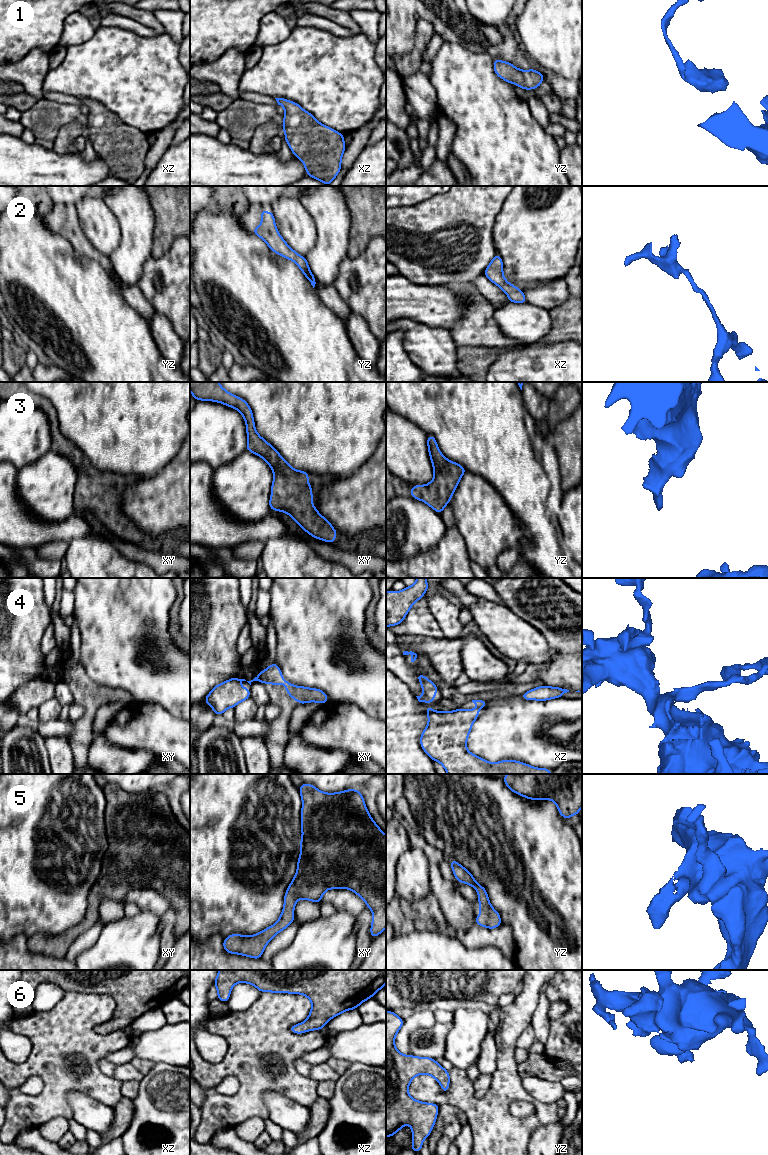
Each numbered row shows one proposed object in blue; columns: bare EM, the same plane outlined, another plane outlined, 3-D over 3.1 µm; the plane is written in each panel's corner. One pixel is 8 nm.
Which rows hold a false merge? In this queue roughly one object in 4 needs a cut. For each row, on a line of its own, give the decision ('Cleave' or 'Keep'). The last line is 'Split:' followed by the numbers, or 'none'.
1: Keep
2: Keep
3: Keep
4: Keep
5: Keep
6: Keep
Split: none

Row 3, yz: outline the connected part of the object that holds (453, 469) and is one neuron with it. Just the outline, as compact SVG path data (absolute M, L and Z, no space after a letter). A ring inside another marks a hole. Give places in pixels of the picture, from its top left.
M433 435L427 436L429 456L434 470L434 479L426 485L414 485L410 495L421 500L438 514L450 502L455 489L466 469L445 458L437 446Z

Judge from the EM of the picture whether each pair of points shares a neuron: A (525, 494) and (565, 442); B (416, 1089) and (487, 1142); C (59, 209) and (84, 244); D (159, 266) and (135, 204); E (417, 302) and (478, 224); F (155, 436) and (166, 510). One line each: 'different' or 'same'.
A: different
B: same
C: same
D: different
E: different
F: different

